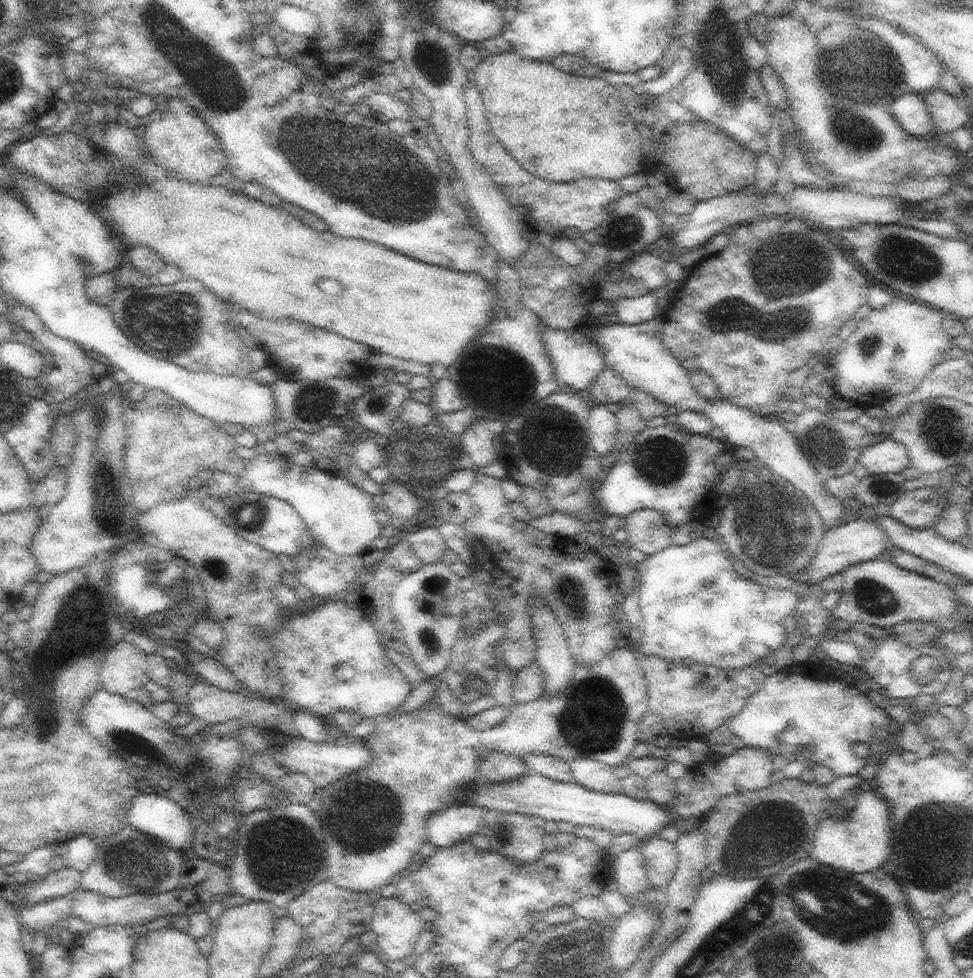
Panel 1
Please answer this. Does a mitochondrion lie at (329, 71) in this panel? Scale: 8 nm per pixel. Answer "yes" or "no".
no

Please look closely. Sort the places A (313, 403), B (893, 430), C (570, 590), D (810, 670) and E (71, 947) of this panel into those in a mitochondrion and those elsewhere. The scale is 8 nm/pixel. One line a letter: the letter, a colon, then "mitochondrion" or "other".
A: mitochondrion
B: other
C: mitochondrion
D: other
E: other

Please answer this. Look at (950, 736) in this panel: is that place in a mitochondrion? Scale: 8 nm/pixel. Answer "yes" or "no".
no

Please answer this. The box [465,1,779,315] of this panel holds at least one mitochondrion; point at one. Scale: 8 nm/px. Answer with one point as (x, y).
(725, 68)

